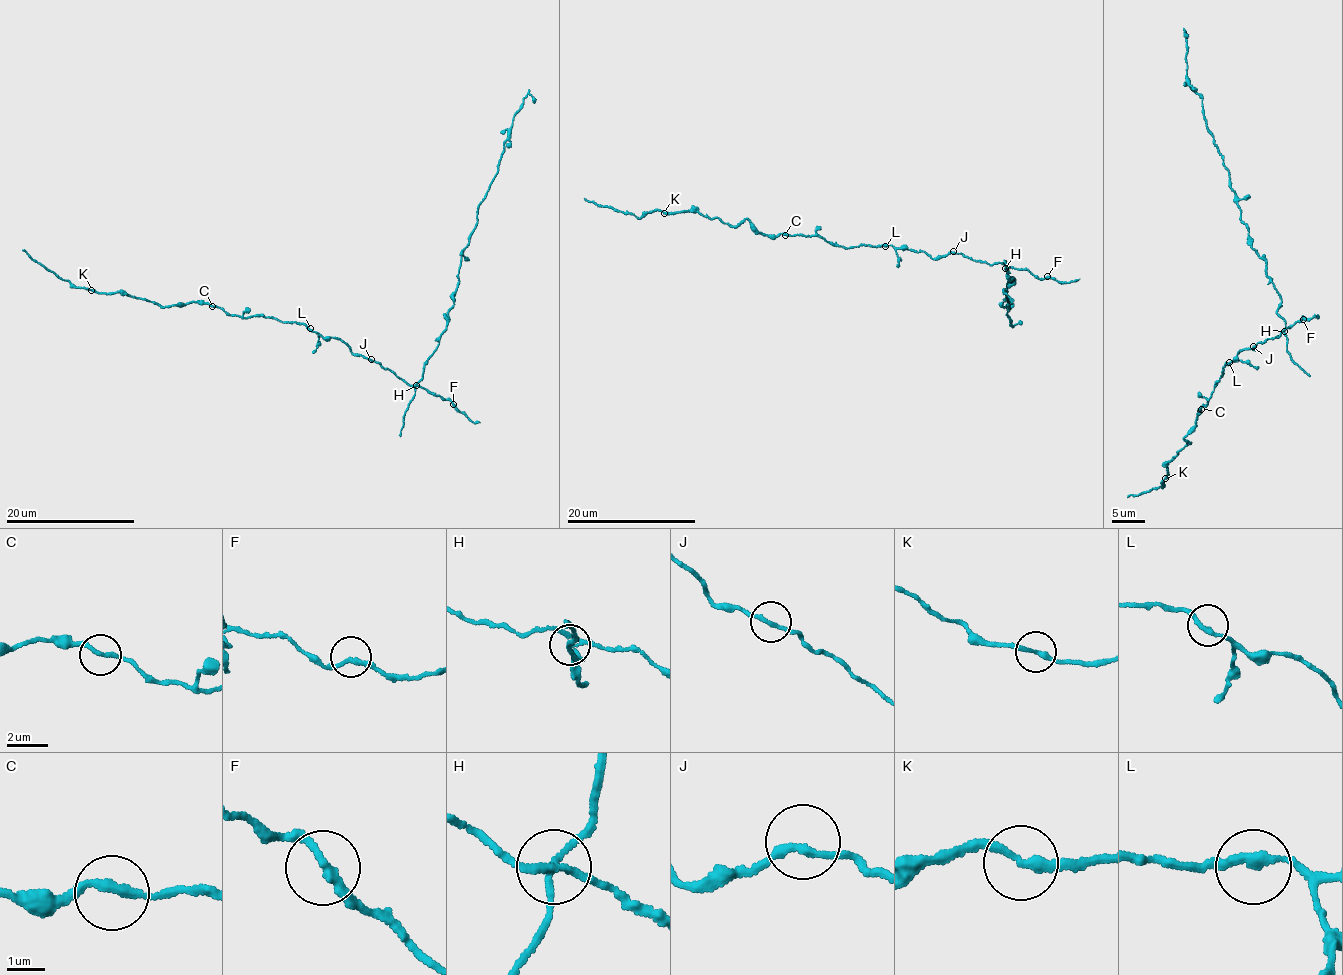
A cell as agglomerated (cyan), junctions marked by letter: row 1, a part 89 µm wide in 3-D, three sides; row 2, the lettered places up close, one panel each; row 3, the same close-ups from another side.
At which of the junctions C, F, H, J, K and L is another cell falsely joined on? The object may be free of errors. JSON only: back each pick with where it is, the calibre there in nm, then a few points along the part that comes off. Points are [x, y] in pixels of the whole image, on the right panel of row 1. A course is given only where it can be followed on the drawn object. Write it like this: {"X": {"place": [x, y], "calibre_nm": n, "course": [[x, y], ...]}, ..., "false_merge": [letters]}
{"H": {"place": [1284, 331], "calibre_nm": 160, "course": [[1283, 331], [1277, 312], [1281, 300], [1251, 246], [1202, 99], [1190, 84], [1185, 32], [1188, 37]]}, "false_merge": ["H"]}

